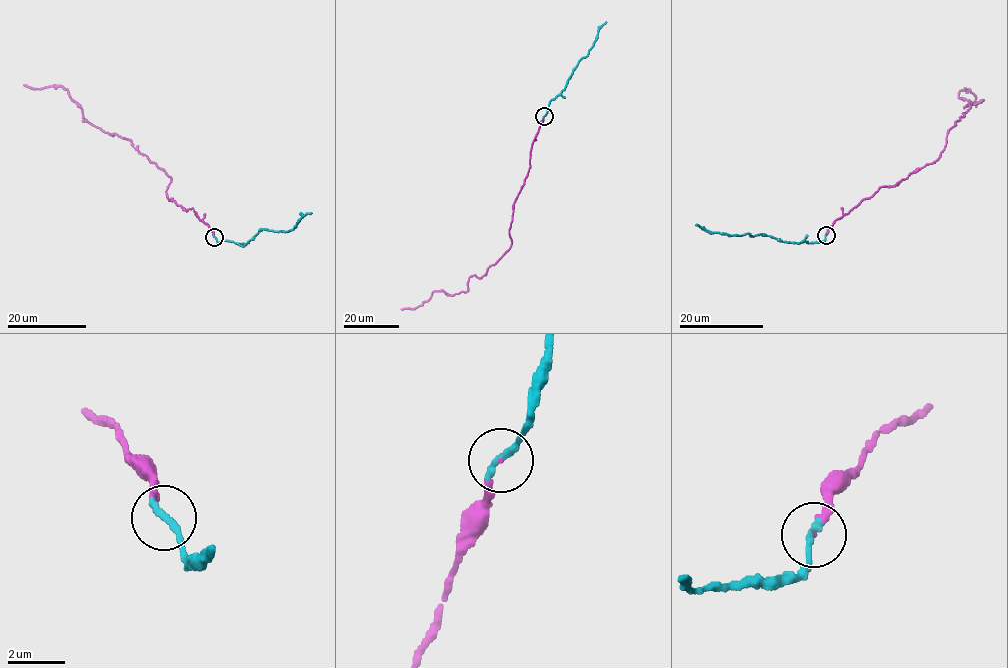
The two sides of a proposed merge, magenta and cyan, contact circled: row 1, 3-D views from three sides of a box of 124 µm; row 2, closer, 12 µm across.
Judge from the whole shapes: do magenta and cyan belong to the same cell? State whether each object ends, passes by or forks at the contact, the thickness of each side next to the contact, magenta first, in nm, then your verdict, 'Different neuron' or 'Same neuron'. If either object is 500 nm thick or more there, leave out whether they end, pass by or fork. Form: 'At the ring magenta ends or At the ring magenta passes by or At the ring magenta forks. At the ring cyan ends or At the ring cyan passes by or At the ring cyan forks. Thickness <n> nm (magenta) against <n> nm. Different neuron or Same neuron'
At the ring magenta ends. At the ring cyan ends. Thickness 70 nm (magenta) against 340 nm. Same neuron

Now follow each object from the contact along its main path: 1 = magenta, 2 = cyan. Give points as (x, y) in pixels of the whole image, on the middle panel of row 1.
1: (544, 116), (513, 204), (508, 250), (482, 277), (470, 276), (466, 292), (434, 291), (420, 305), (401, 309)
2: (544, 116), (550, 101), (564, 89), (572, 69), (586, 56), (598, 29), (606, 21)

